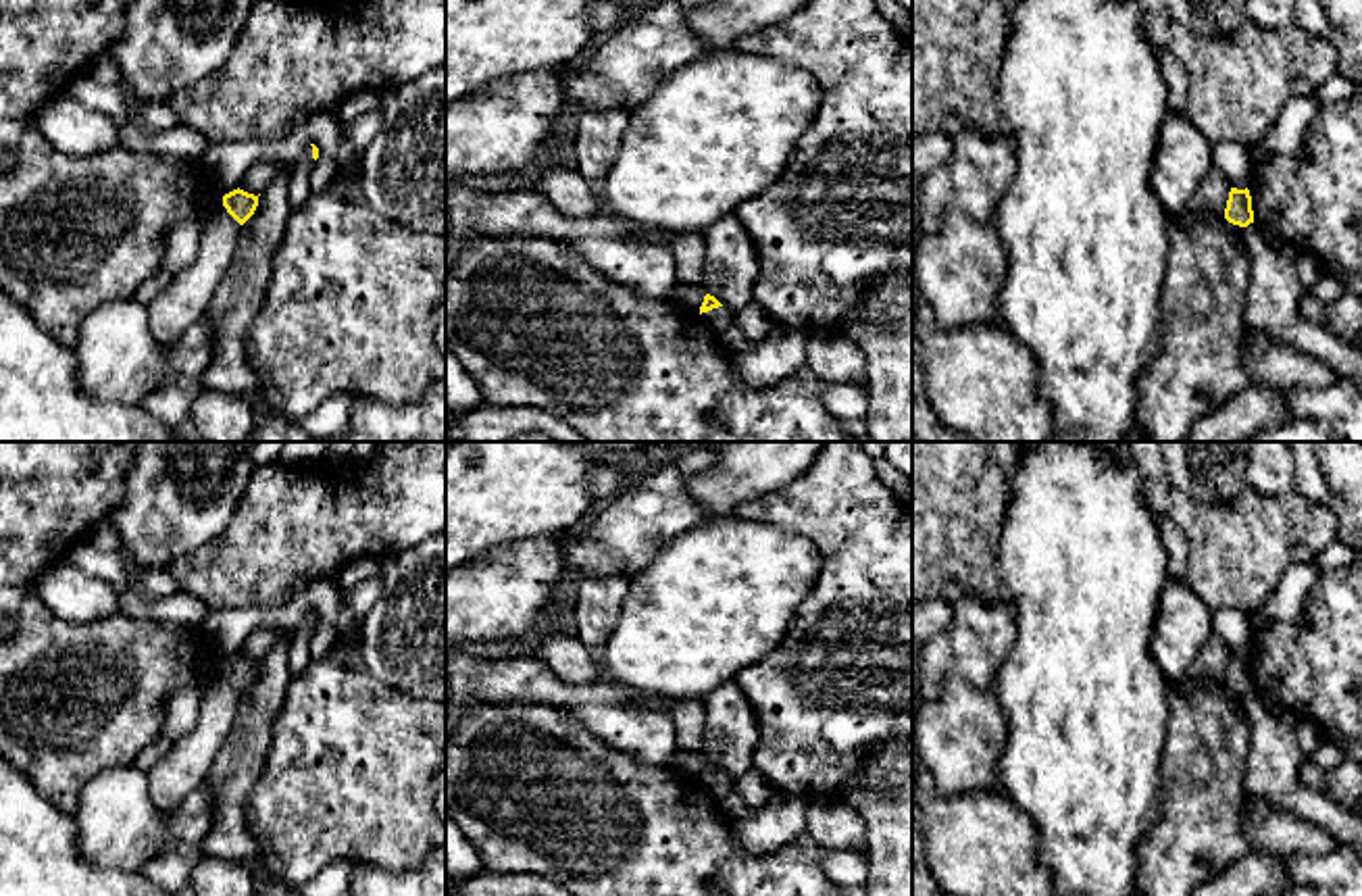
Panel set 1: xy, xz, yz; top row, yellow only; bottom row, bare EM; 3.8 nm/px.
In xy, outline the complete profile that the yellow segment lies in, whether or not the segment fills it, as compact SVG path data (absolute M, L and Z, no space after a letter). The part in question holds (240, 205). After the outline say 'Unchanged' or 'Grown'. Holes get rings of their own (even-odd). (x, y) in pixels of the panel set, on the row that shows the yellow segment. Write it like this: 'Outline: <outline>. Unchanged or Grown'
Outline: M237 188L223 196L223 206L239 225L244 225L254 215L258 196Z. Unchanged

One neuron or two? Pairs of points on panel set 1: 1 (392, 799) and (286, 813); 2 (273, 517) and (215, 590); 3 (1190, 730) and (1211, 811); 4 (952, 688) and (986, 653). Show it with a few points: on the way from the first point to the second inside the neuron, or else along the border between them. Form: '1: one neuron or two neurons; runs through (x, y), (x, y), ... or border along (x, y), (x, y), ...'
1: one neuron; runs through (365, 799), (317, 799), (313, 803)
2: one neuron; runs through (269, 536), (234, 571)
3: one neuron; runs through (1202, 751), (1202, 790)
4: two neurons; border along (992, 690), (946, 676), (934, 701)

